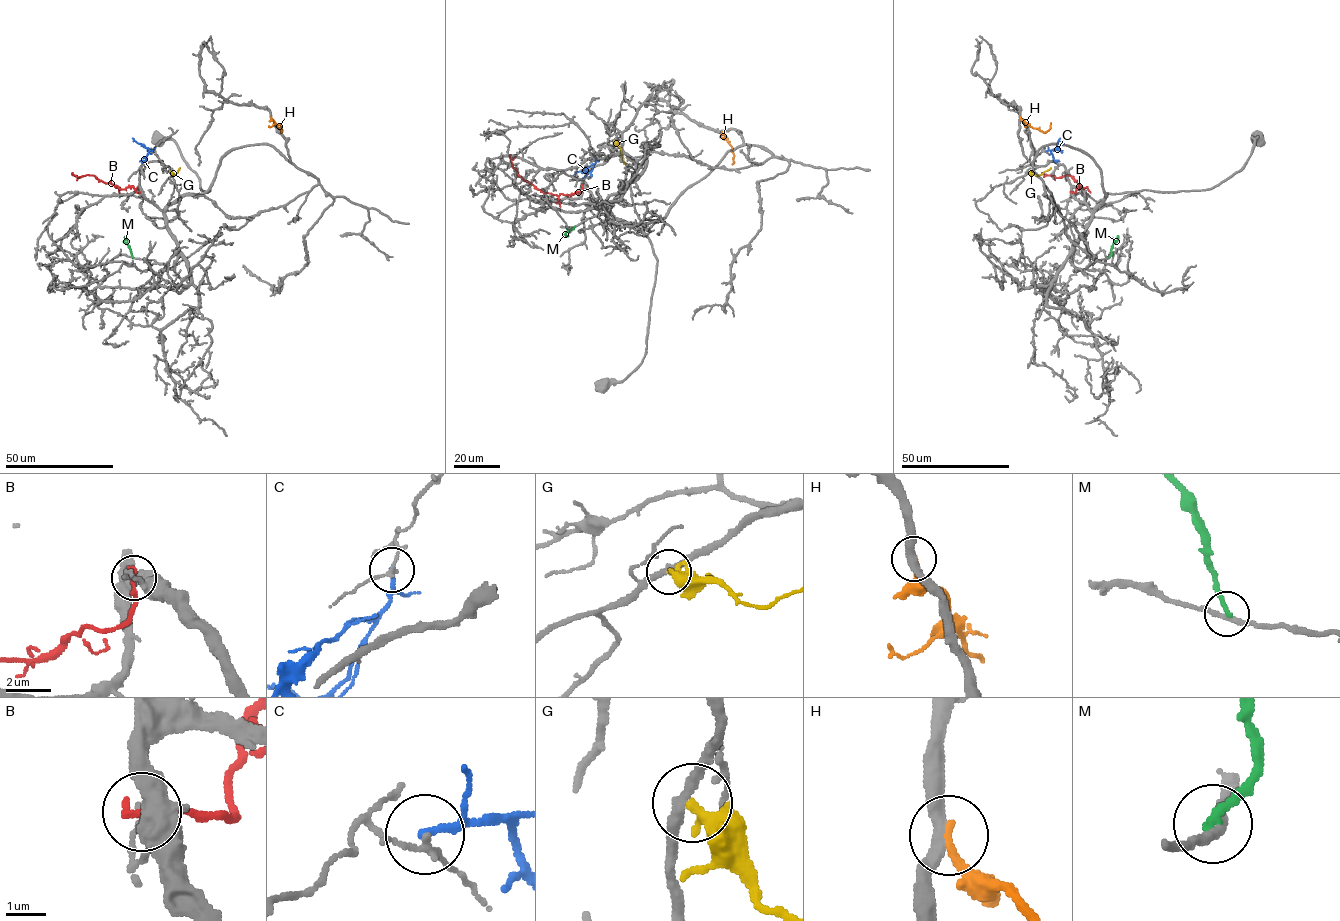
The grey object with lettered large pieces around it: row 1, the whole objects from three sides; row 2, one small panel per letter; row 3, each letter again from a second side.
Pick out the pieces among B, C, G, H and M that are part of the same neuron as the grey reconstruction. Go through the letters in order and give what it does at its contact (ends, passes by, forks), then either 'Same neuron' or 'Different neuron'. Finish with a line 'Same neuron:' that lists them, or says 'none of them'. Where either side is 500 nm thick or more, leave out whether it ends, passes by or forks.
B: It ends there. Different neuron
C: It passes by. Different neuron
G: It ends there. Different neuron
H: It ends there. Different neuron
M: It ends there. Different neuron
Same neuron: none of them

